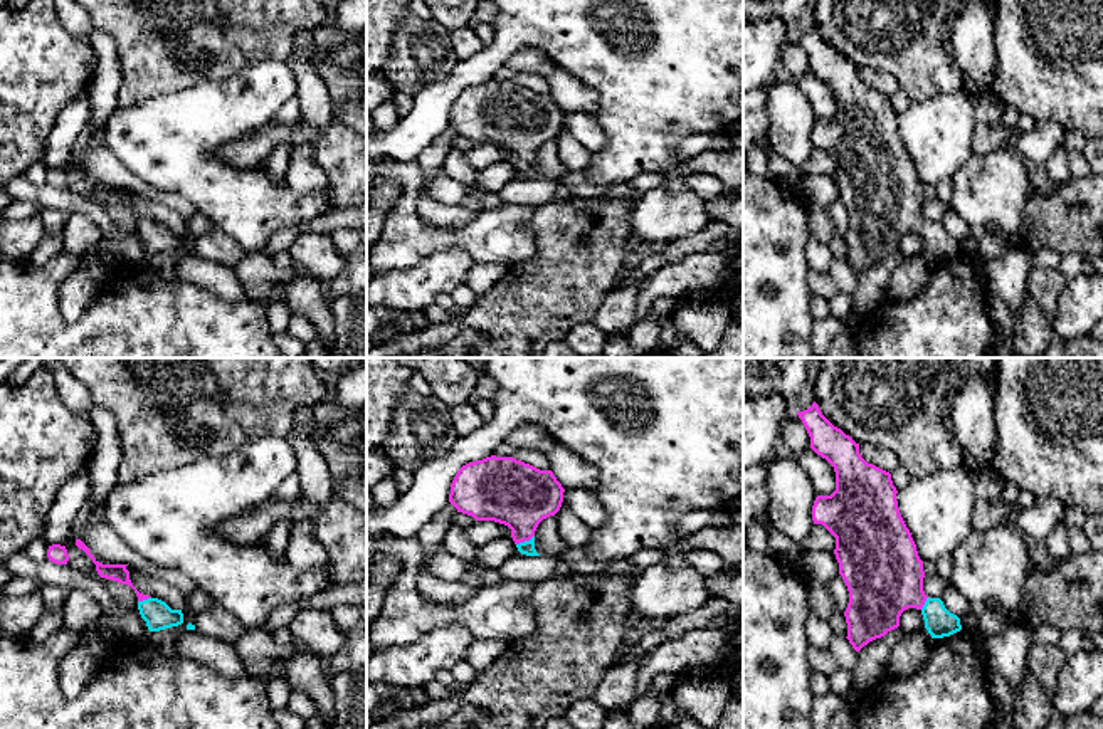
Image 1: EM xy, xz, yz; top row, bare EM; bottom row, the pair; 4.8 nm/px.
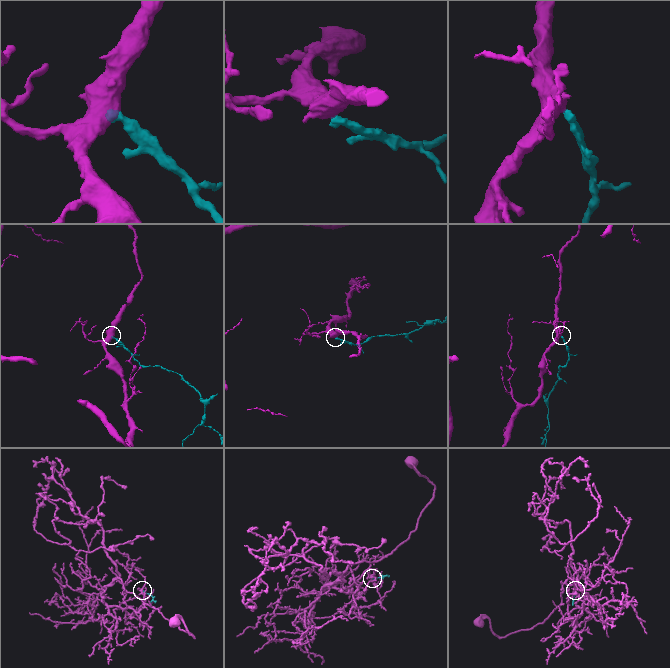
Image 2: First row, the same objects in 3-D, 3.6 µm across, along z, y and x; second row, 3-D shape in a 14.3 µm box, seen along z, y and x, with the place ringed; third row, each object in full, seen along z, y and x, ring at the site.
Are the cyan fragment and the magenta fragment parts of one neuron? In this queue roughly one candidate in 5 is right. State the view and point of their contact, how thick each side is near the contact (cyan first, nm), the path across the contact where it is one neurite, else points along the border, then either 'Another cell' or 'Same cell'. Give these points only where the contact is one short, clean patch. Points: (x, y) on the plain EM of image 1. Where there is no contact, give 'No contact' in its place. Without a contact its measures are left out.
Touches cyan at xz (525, 165). Thickness 70 nm (cyan) against 320 nm. Path across: xz (527, 172), (525, 165), (520, 120). Same cell

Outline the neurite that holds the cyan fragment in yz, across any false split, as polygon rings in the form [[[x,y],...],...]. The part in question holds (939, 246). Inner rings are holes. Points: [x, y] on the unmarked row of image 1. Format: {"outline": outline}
{"outline": [[[814,25],[810,32],[797,35],[809,60],[810,72],[826,82],[836,96],[836,114],[817,119],[812,129],[814,148],[822,148],[836,161],[836,183],[849,227],[844,235],[847,264],[856,275],[869,265],[884,260],[900,250],[900,240],[908,232],[921,235],[925,252],[931,262],[950,260],[962,254],[960,242],[950,237],[940,222],[928,222],[923,215],[923,185],[906,151],[896,124],[891,97],[868,87],[856,67],[841,52],[834,50]]]}

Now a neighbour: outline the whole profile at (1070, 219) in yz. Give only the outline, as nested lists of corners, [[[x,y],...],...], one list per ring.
[[[1103,175],[1069,178],[1048,195],[1032,191],[1012,242],[1078,252],[1103,274]]]

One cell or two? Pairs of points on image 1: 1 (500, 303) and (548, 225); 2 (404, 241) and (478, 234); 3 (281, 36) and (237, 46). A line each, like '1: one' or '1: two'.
1: one
2: one
3: one

